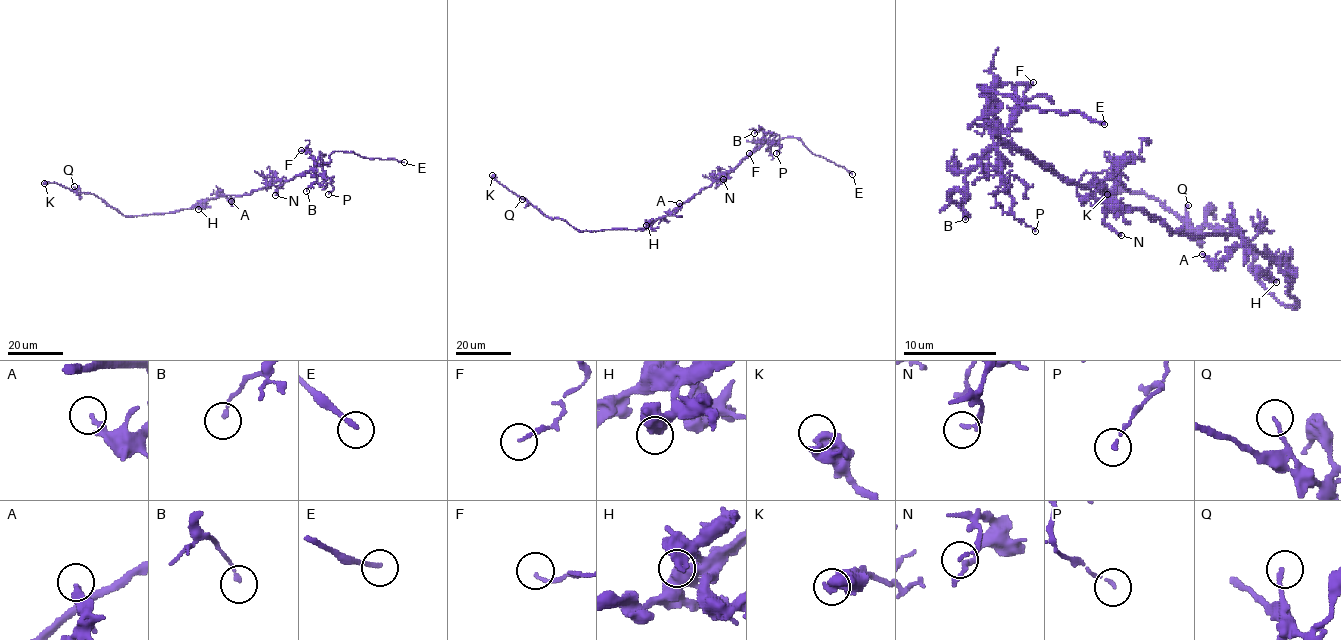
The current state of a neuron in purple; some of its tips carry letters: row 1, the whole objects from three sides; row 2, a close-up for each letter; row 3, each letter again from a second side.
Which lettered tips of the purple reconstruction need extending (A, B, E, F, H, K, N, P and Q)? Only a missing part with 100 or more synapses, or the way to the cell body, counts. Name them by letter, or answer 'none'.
E

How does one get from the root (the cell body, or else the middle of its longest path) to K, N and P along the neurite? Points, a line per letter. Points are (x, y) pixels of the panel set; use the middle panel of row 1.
K: (682, 204), (644, 228), (579, 232), (559, 218), (547, 217), (500, 184), (492, 175)
N: (682, 204), (732, 170), (723, 179)
P: (682, 204), (764, 143), (770, 141), (782, 147), (776, 153)

